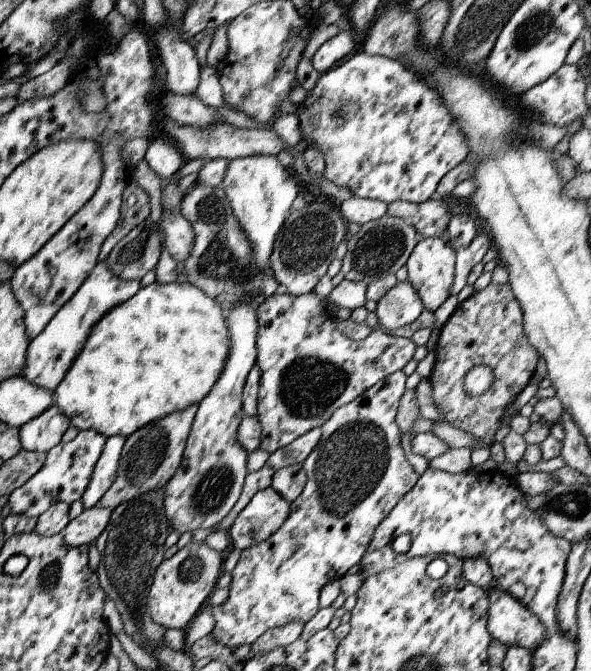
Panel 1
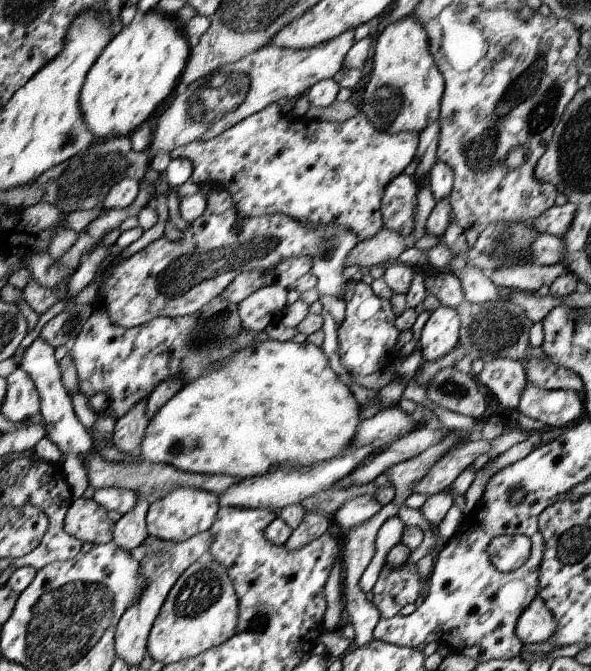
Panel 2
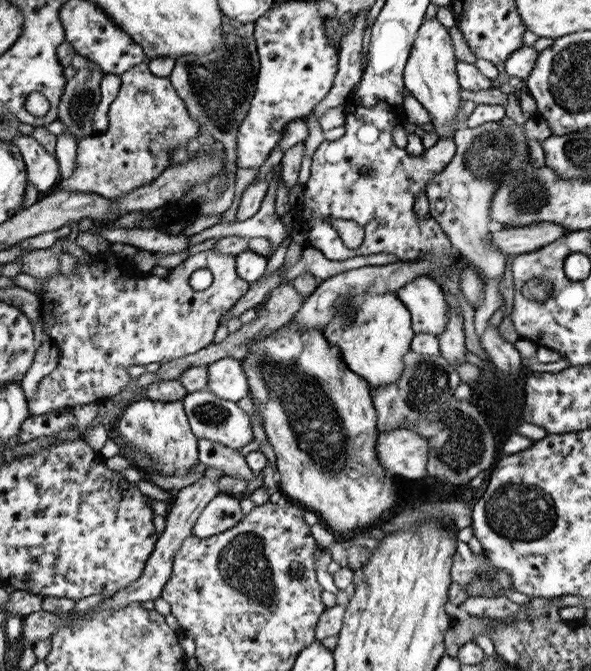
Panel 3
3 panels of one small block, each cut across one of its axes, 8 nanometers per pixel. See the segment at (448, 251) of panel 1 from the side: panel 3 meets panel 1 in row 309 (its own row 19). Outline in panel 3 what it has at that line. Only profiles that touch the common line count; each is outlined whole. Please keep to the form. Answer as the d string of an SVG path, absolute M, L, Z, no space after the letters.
M436 17L423 21L412 42L412 50L404 70L404 88L428 110L430 122L438 138L453 137L456 114L461 104L460 89L456 75L457 59L450 33Z

